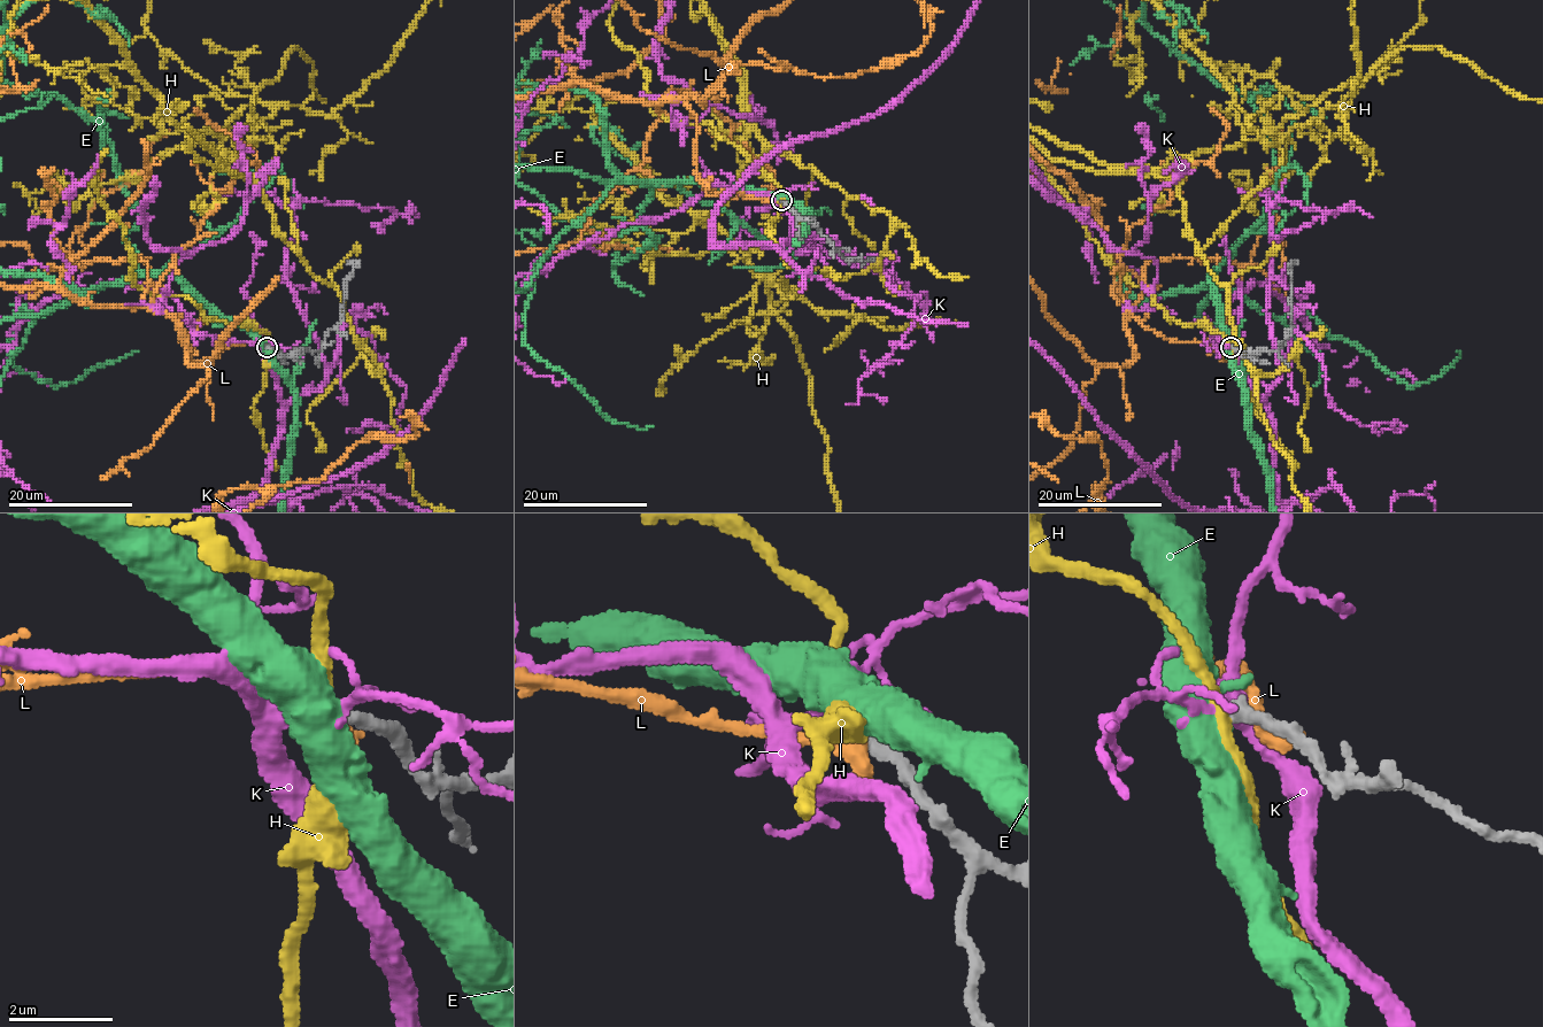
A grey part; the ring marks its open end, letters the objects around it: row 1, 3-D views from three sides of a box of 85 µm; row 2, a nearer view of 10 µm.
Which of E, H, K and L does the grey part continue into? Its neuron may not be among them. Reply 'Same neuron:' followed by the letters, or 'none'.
Same neuron: none

